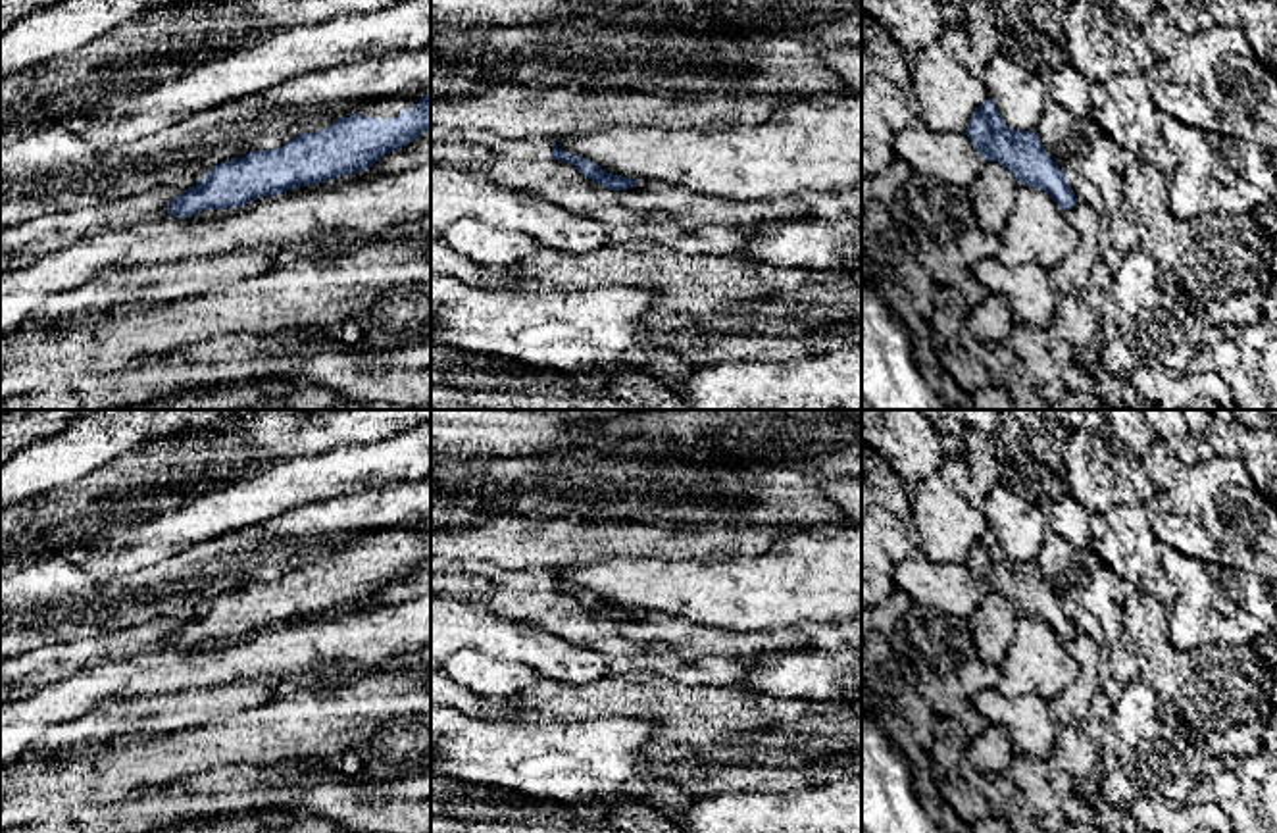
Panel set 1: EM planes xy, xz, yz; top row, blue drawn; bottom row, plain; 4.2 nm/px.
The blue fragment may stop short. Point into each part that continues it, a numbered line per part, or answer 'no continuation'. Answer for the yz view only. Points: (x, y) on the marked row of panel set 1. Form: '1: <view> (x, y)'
no continuation

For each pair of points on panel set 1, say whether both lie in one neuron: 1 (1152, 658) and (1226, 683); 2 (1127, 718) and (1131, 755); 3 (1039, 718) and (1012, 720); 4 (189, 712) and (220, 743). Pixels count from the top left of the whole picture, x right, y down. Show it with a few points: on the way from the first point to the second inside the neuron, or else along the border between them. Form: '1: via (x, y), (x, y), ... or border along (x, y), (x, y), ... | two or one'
1: via (1170, 672), (1183, 680), (1208, 680) | one
2: via (1131, 728), (1131, 745) | one
3: via (1033, 718), (1018, 718) | one
4: border along (245, 708), (200, 726), (158, 735) | two

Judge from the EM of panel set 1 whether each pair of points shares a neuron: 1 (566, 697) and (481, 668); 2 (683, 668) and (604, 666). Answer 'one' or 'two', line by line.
1: two
2: one

